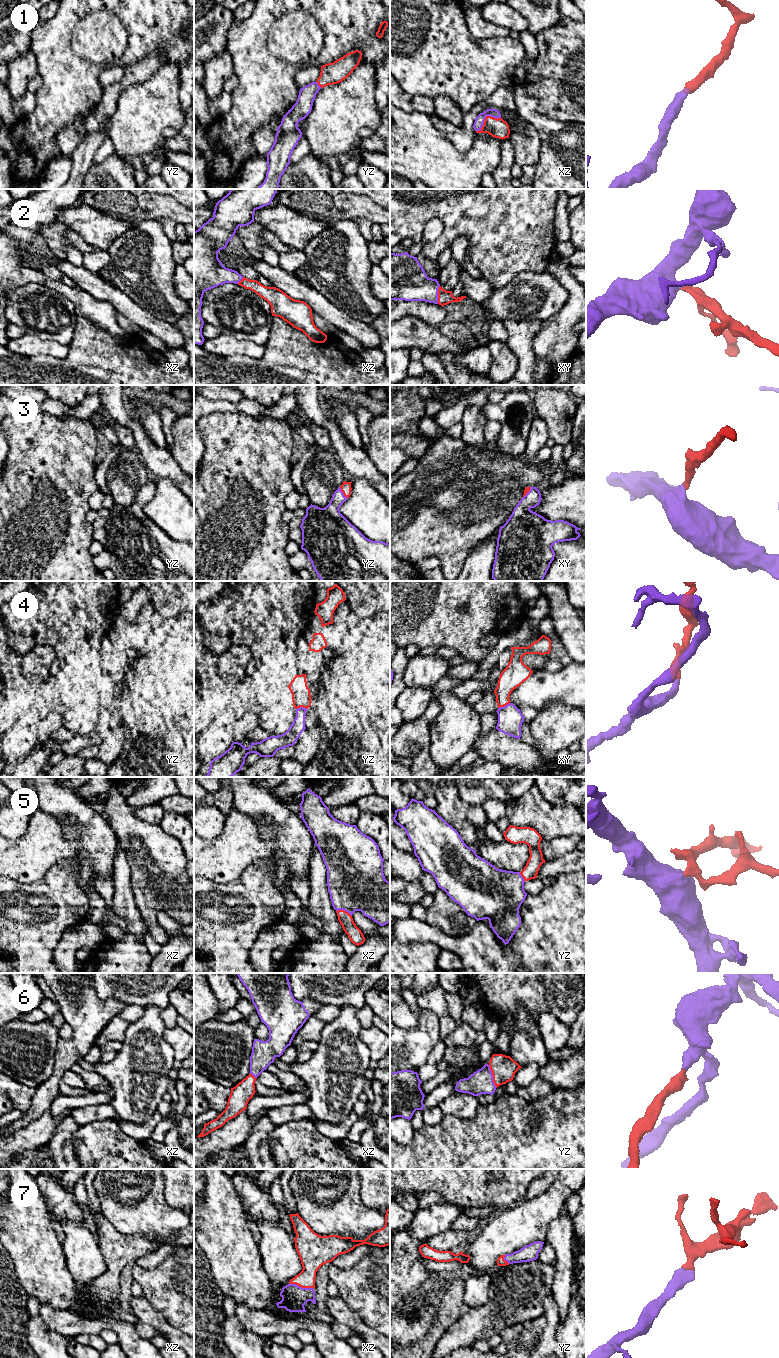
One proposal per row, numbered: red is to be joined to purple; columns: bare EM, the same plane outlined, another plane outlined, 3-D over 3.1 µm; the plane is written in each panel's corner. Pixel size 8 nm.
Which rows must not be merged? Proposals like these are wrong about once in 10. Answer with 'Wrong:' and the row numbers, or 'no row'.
Wrong: no row

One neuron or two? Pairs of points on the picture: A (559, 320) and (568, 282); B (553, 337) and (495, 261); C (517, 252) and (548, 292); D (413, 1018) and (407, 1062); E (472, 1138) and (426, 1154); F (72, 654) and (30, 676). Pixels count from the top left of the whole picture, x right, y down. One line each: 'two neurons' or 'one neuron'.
A: one neuron
B: two neurons
C: two neurons
D: two neurons
E: one neuron
F: two neurons

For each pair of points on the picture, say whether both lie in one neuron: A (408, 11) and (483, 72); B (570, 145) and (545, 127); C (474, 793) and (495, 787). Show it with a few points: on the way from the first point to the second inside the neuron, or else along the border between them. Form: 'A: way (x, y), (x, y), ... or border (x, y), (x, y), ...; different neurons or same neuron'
A: way (426, 30), (464, 68); same neuron
B: way (564, 142), (551, 130); same neuron
C: way (479, 788), (490, 787); same neuron

